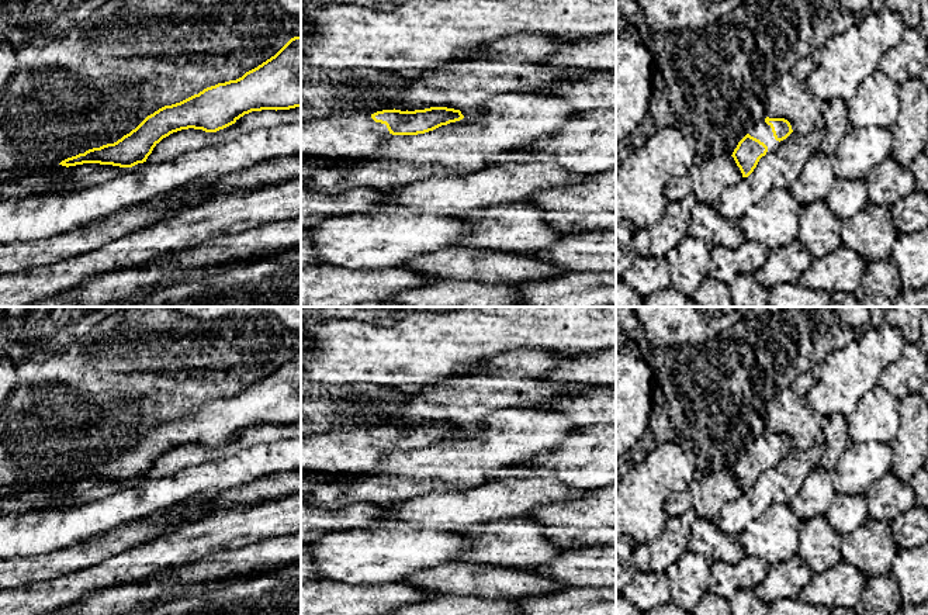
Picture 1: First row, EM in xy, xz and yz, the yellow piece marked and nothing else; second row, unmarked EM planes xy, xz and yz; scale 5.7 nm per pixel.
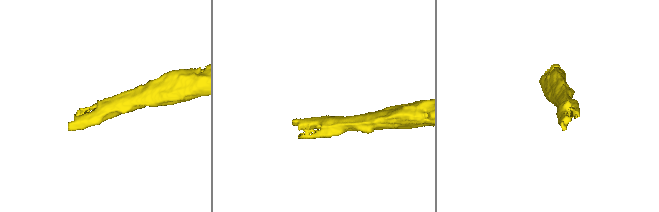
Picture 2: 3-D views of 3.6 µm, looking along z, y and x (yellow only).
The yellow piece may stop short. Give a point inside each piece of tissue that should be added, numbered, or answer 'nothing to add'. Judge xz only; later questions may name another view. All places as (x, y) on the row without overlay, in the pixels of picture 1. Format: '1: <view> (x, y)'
1: xz (335, 452)

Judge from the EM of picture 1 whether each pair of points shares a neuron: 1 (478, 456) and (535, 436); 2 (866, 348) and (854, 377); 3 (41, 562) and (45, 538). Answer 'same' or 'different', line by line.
1: same
2: same
3: different

